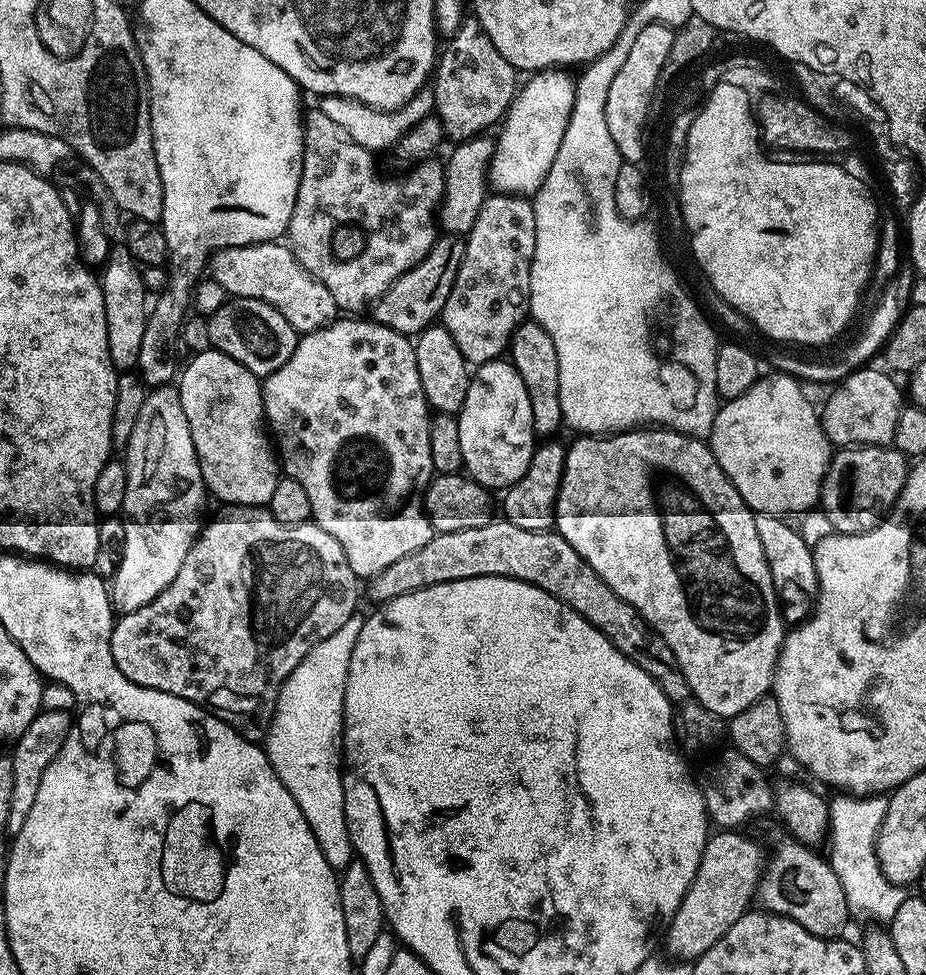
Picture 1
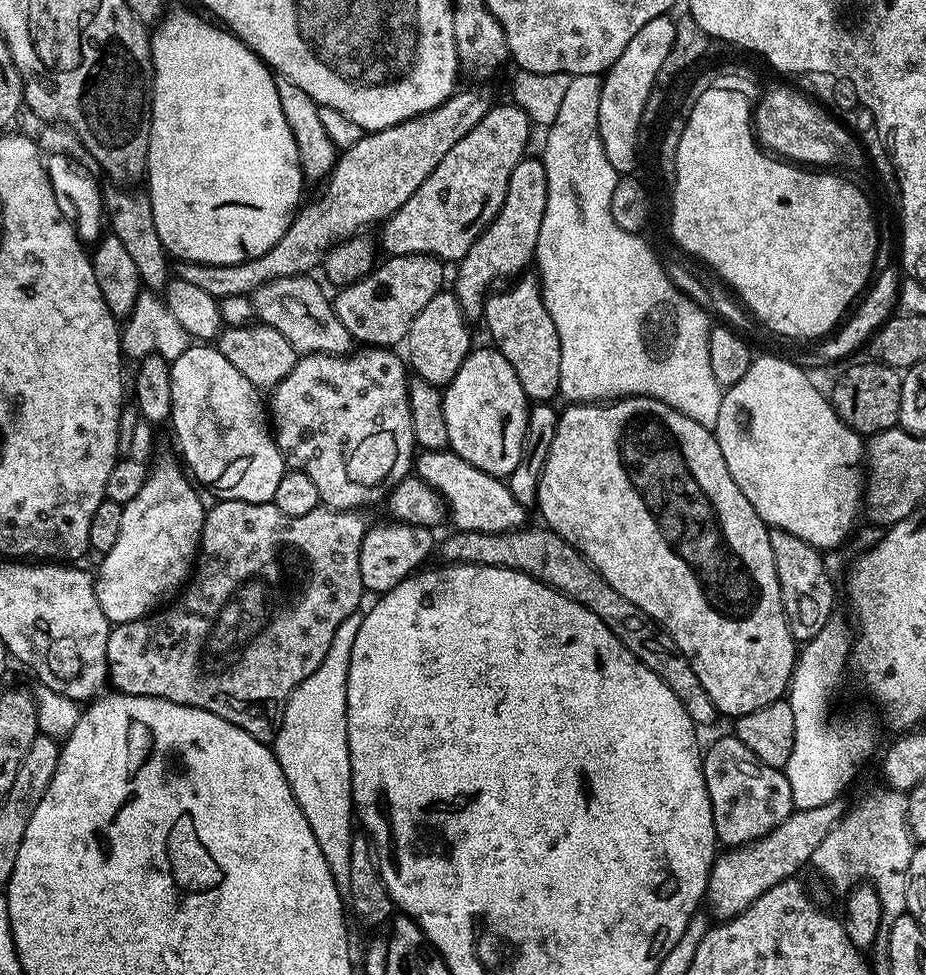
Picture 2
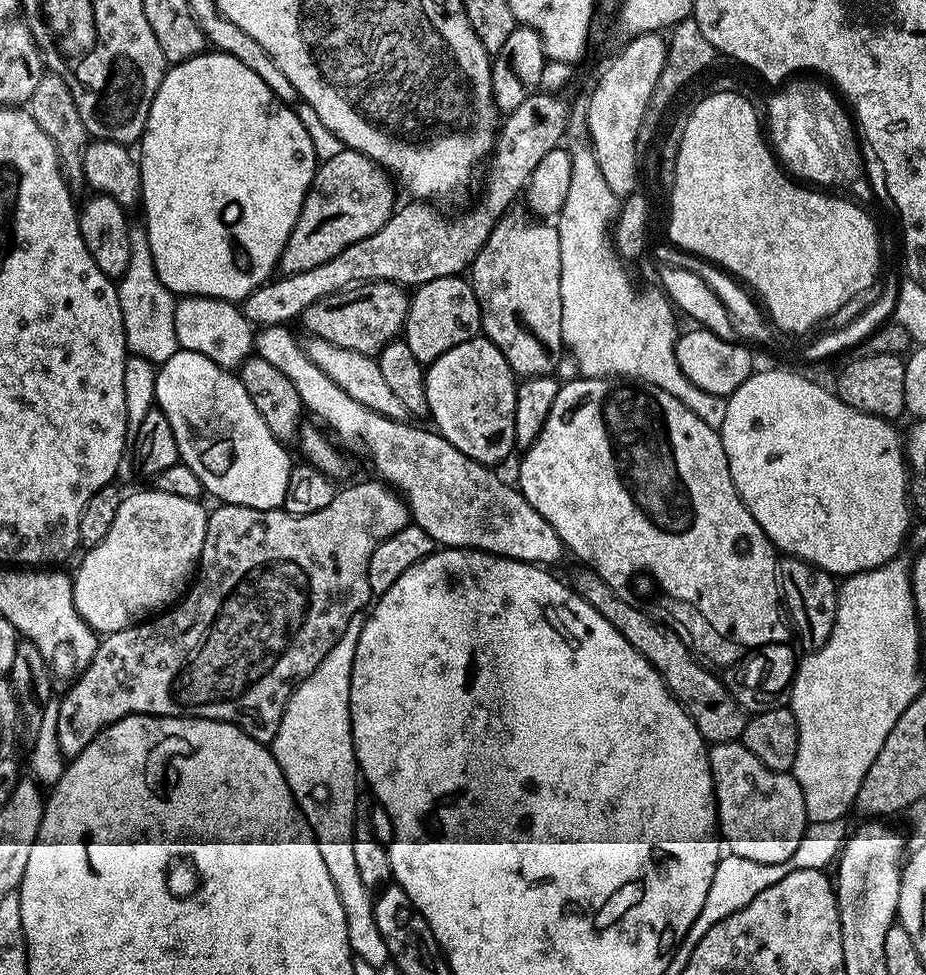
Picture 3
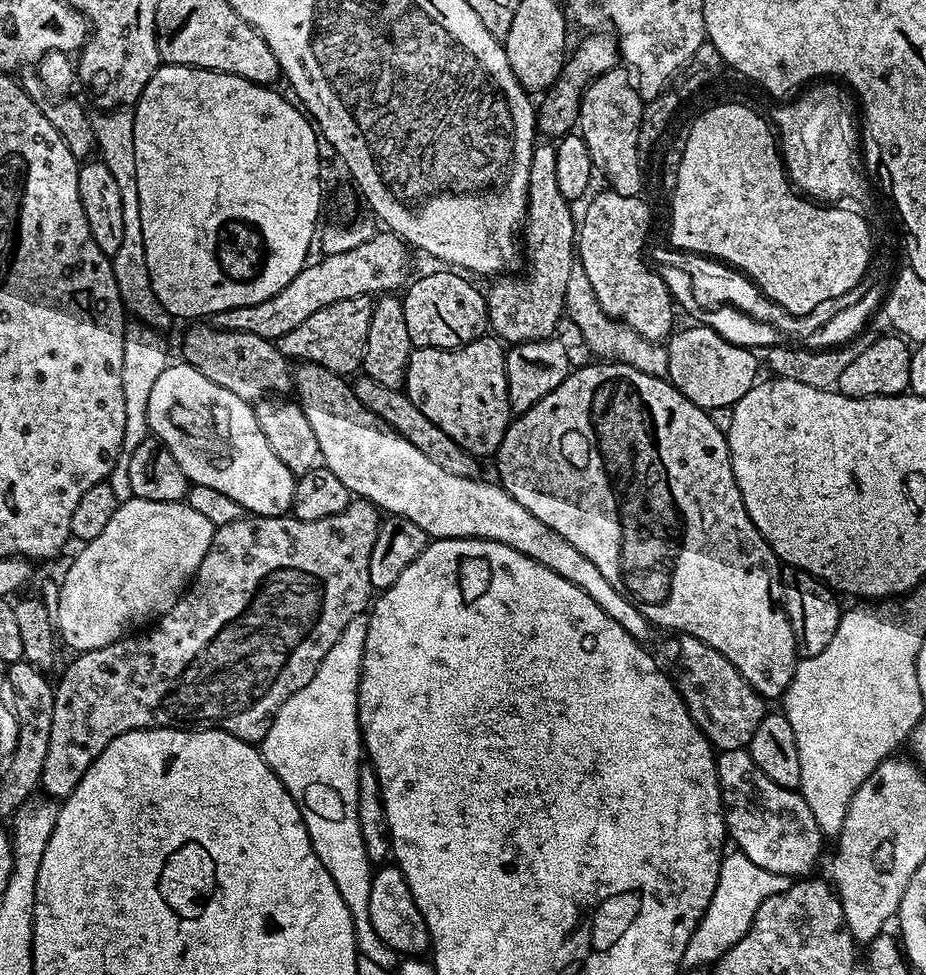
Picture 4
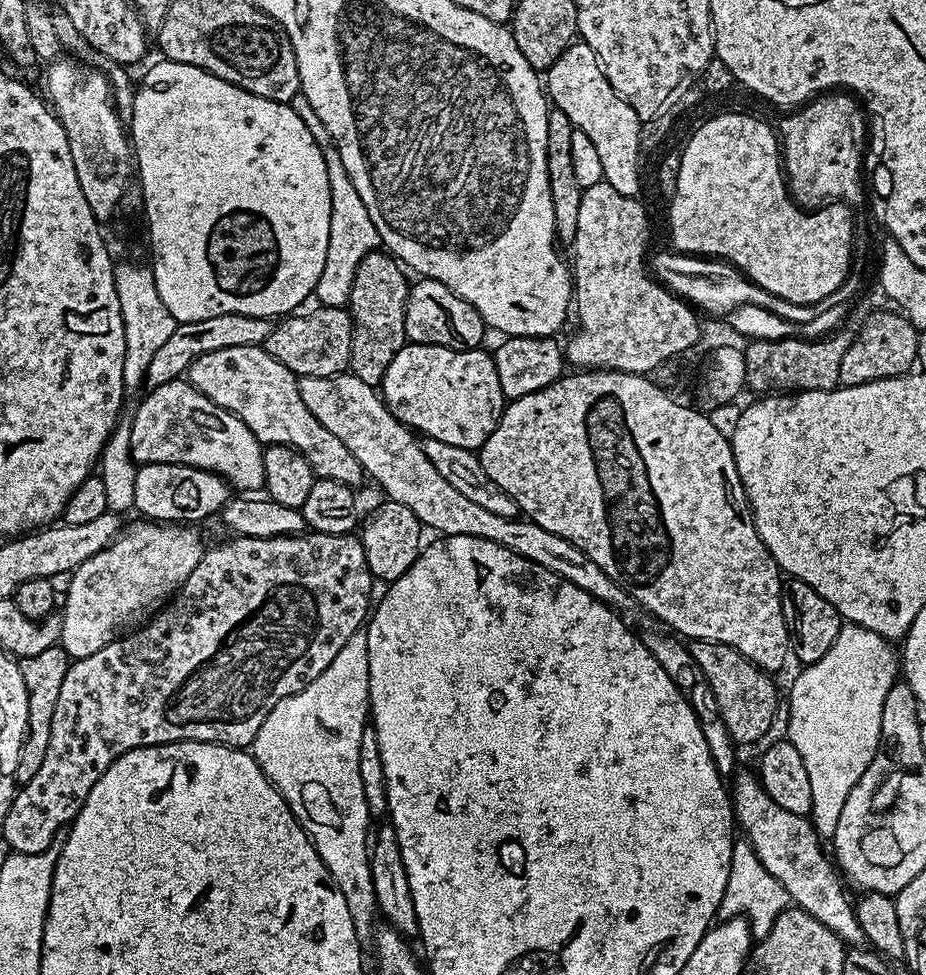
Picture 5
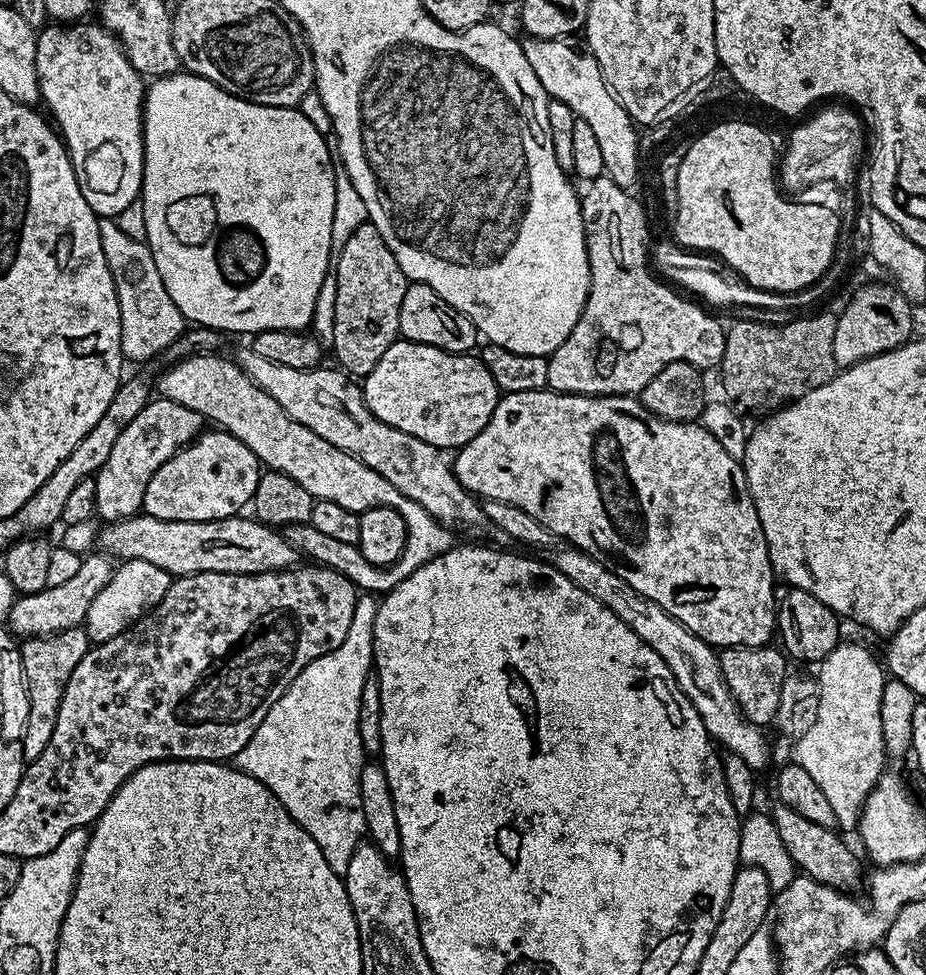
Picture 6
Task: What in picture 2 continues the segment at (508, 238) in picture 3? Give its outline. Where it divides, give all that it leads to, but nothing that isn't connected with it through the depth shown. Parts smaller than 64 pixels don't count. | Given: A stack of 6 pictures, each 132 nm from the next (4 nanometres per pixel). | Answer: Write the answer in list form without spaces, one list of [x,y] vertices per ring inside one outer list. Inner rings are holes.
[[[524,279],[509,283],[504,286],[509,288],[501,292],[493,291],[484,301],[482,321],[492,335],[491,343],[496,351],[504,355],[510,366],[514,366],[514,374],[518,374],[518,382],[522,382],[522,390],[529,401],[552,402],[560,391],[562,370],[558,330],[554,330],[554,318],[550,318],[546,310],[541,285],[535,279]]]

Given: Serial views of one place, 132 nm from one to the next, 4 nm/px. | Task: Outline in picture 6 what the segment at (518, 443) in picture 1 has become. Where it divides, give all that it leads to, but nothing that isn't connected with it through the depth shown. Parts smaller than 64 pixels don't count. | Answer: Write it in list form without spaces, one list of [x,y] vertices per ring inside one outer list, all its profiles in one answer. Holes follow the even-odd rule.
[[[403,338],[395,340],[378,358],[378,366],[363,377],[362,391],[374,418],[441,450],[458,450],[470,442],[490,422],[502,395],[479,355],[447,352]]]

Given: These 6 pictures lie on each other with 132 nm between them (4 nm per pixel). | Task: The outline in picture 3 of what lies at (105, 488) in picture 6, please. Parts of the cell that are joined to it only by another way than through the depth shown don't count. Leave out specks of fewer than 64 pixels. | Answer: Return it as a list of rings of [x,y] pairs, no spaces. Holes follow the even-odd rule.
[[[179,350],[170,359],[159,365],[156,373],[155,407],[166,414],[170,430],[174,430],[174,442],[178,442],[180,463],[190,466],[198,474],[205,493],[217,496],[217,501],[238,506],[250,506],[258,510],[280,508],[286,498],[286,482],[290,482],[290,470],[294,460],[288,457],[289,449],[274,438],[266,418],[258,414],[258,406],[250,402],[246,386],[235,371],[210,362],[202,354]]]

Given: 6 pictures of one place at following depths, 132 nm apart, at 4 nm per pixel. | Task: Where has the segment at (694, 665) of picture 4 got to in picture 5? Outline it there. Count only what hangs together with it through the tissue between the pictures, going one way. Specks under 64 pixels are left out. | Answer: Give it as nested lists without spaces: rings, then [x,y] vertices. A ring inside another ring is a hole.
[[[693,640],[690,651],[694,662],[702,666],[702,674],[710,682],[720,707],[722,722],[726,722],[726,730],[732,735],[737,745],[756,744],[772,728],[776,720],[776,684],[771,675],[757,668],[750,658],[738,654],[725,644],[709,640]]]

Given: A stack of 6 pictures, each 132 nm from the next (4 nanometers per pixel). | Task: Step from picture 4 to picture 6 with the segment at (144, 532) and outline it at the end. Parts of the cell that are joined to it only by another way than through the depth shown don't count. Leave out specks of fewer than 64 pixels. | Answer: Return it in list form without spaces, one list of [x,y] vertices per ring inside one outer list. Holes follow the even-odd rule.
[[[123,561],[113,571],[110,582],[106,582],[102,590],[98,590],[98,598],[90,602],[88,619],[82,625],[84,631],[88,633],[89,641],[93,645],[101,644],[114,638],[118,633],[126,631],[127,628],[131,628],[136,621],[158,607],[166,590],[170,590],[173,579],[166,570],[154,566],[151,562]]]

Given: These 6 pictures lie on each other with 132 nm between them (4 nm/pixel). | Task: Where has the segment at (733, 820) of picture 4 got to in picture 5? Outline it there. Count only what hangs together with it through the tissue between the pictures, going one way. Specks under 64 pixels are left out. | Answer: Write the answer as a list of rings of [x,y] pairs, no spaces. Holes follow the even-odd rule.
[[[737,771],[730,780],[730,795],[739,831],[741,828],[744,831],[741,833],[754,846],[754,854],[758,854],[762,866],[766,866],[766,870],[770,870],[770,874],[774,874],[774,878],[786,886],[789,901],[795,907],[806,910],[806,914],[818,918],[822,926],[830,926],[830,930],[834,930],[834,934],[838,934],[845,945],[863,945],[865,936],[859,926],[853,901],[848,901],[849,889],[841,873],[834,867],[829,853],[828,856],[824,853],[820,845],[823,844],[822,838],[811,819],[802,814],[790,814],[790,810],[782,810],[782,806],[778,806],[778,802],[766,794],[755,771]]]

